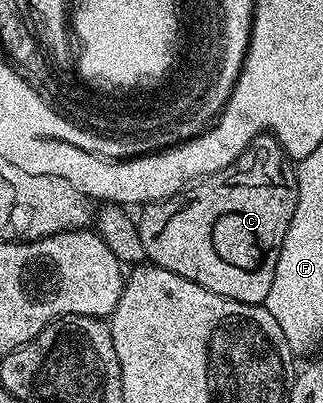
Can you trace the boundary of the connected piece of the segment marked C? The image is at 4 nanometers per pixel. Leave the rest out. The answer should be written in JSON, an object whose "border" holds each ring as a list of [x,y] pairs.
{"border":[[[269,133],[257,135],[250,146],[230,167],[209,176],[208,182],[194,199],[181,203],[181,198],[147,203],[137,216],[140,241],[144,241],[146,258],[153,266],[163,267],[188,281],[196,281],[204,289],[237,303],[265,304],[272,289],[272,277],[288,233],[298,200],[298,173],[289,155]]]}

